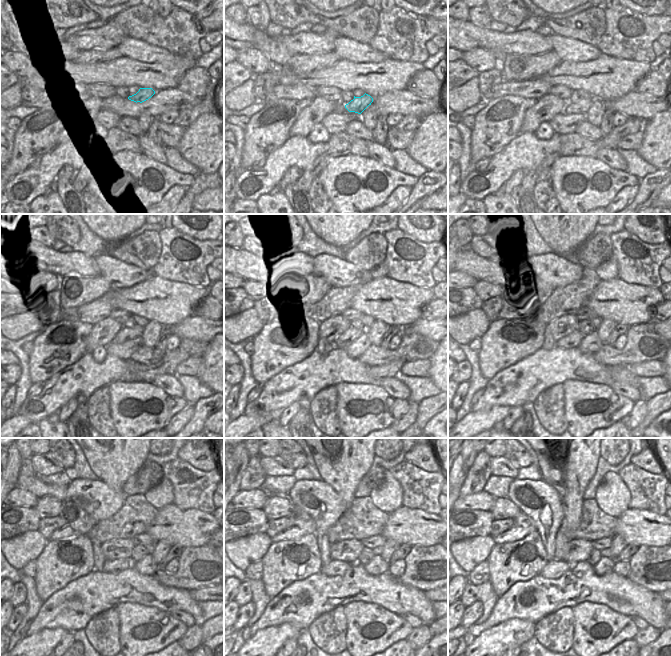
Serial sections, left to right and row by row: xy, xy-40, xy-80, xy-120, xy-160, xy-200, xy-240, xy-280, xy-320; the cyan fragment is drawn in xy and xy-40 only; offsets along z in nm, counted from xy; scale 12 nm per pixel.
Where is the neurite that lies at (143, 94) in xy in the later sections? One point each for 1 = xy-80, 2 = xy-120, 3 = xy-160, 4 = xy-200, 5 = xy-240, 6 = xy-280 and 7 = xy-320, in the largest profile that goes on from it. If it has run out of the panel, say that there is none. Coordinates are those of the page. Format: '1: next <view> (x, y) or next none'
1: next xy-80 (582, 106)
2: next xy-120 (126, 333)
3: next xy-160 (351, 334)
4: next xy-200 (572, 340)
5: next xy-240 (111, 566)
6: next xy-280 (335, 567)
7: next xy-320 (554, 569)

